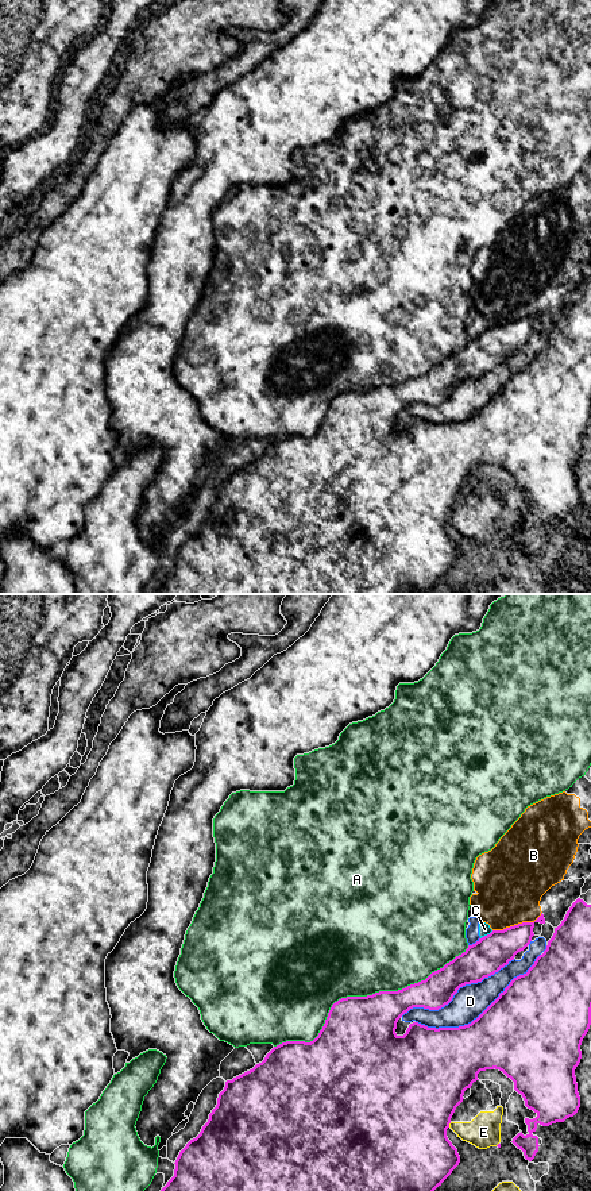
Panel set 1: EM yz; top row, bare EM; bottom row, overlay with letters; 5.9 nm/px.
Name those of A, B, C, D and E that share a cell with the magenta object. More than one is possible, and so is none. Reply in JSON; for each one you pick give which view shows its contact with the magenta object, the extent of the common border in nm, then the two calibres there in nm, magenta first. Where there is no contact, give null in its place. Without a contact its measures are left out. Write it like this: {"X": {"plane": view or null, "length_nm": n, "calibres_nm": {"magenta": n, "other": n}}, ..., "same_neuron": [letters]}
{"same_neuron": []}

